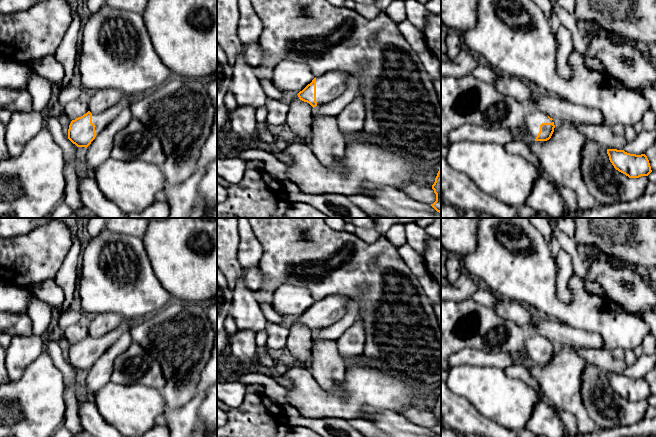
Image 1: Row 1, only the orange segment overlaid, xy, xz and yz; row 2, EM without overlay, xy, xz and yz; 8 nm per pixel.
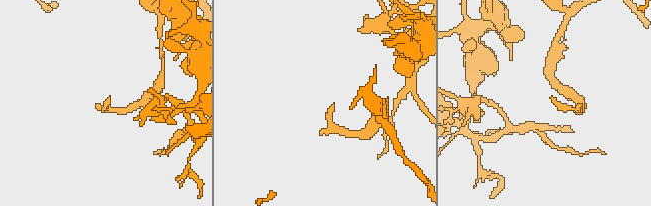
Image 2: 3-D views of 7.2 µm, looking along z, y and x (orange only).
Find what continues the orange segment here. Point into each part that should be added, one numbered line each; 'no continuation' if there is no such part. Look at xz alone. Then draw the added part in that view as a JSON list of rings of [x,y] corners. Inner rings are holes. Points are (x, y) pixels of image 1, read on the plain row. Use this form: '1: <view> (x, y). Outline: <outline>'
1: xz (330, 310). Outline: [[[331,295],[316,301],[316,326],[323,329],[339,321],[345,314],[349,296]]]

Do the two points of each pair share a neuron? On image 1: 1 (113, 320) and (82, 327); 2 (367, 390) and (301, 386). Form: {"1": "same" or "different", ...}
{"1": "same", "2": "same"}

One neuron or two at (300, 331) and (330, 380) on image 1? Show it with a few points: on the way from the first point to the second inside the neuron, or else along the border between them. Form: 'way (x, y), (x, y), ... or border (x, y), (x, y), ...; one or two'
way (307, 343), (328, 368); one

